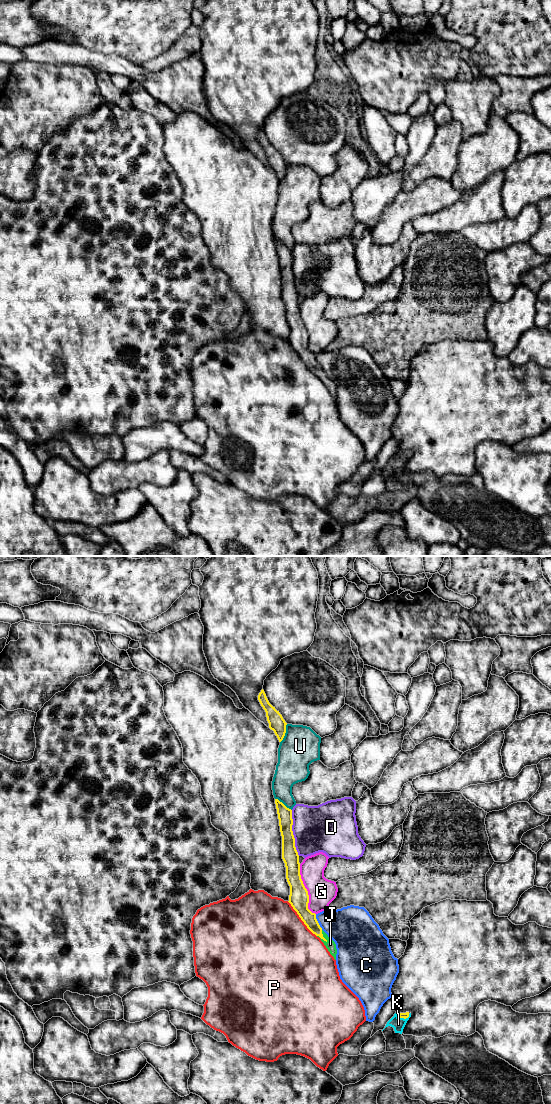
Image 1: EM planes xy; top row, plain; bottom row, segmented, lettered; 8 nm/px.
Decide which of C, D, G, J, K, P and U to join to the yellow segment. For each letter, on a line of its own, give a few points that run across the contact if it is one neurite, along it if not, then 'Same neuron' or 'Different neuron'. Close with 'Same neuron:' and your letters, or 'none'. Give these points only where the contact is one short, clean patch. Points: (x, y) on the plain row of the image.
C: Different neuron
D: Line: xy (291, 250), (294, 286), (299, 295). Different neuron
G: Different neuron
J: Same neuron
K: Line: xy (402, 455), (403, 457), (398, 464). Same neuron
P: Different neuron
U: Different neuron
Same neuron: J, K

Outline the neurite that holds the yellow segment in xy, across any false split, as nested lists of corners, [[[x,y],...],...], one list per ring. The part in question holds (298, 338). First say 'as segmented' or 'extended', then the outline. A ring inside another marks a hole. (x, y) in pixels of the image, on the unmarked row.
extended; [[[275,239],[275,244],[282,276],[282,299],[286,307],[286,319],[290,326],[288,342],[307,368],[321,379],[336,400],[337,389],[335,382],[322,370],[316,359],[316,354],[308,349],[309,335],[301,319],[299,295],[295,287],[295,278],[292,271],[292,250],[278,239]]]

